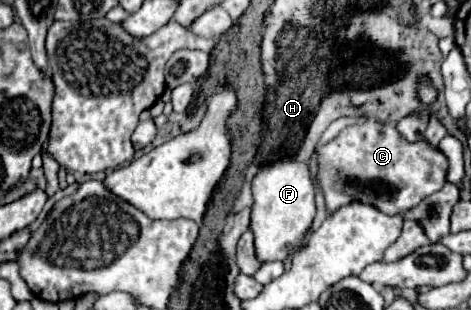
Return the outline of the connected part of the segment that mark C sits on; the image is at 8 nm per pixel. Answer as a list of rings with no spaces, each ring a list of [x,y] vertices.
[[[363,122],[347,126],[327,146],[319,148],[319,186],[325,196],[327,212],[361,200],[373,204],[385,214],[403,214],[419,200],[435,194],[445,184],[447,158],[441,150],[431,148],[425,140],[405,140],[393,124]]]

